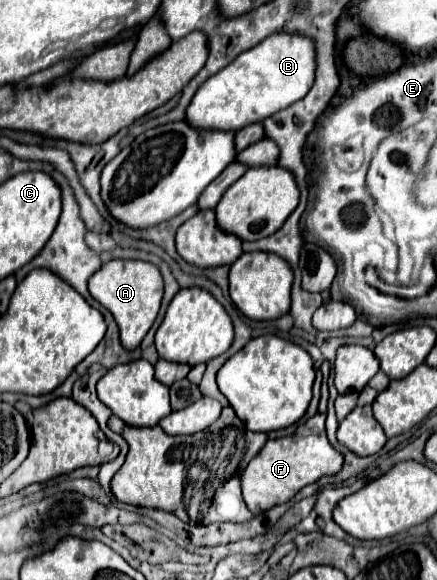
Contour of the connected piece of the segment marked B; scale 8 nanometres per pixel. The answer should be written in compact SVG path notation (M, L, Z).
M272 33L266 41L238 55L226 69L210 77L194 95L186 121L196 127L238 131L250 123L264 121L272 113L302 99L316 73L316 45L304 33Z

